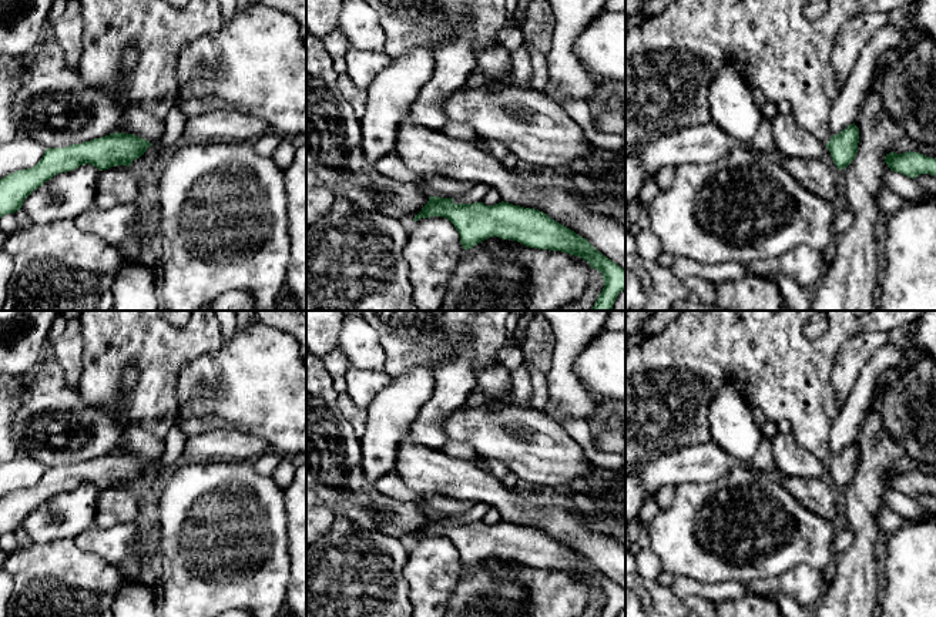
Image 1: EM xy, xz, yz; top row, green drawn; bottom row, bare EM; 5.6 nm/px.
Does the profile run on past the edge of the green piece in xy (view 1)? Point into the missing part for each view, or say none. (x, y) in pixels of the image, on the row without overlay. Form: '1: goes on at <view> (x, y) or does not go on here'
1: does not go on here

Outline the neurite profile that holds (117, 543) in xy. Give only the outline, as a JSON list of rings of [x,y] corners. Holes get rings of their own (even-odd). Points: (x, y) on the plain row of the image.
[[[132,522],[120,523],[108,529],[93,526],[74,539],[76,546],[87,553],[97,554],[124,570],[137,567],[135,543],[141,532]]]

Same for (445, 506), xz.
[[[439,493],[420,494],[420,500],[435,510],[435,516],[457,517],[464,514],[477,502],[459,500]]]

